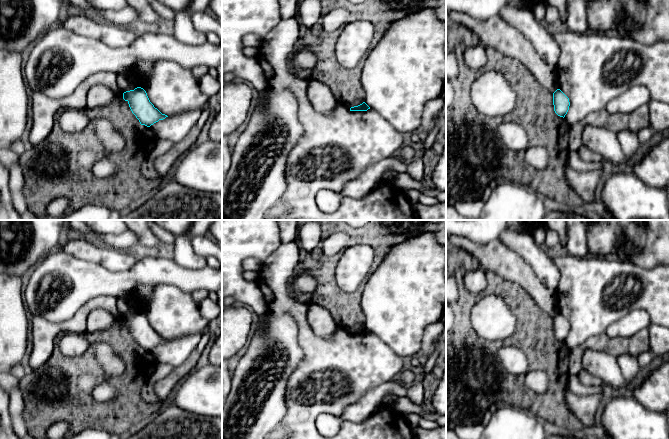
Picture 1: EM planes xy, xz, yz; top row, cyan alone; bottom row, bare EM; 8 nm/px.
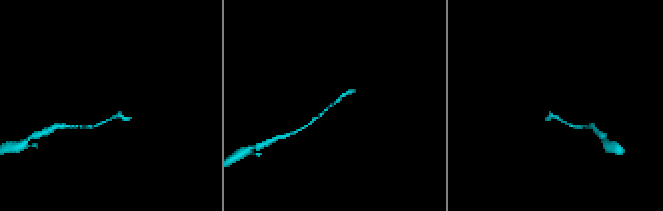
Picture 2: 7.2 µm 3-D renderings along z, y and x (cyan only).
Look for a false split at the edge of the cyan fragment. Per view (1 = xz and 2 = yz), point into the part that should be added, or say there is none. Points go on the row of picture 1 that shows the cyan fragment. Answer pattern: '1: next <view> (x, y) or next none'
1: next none
2: next none

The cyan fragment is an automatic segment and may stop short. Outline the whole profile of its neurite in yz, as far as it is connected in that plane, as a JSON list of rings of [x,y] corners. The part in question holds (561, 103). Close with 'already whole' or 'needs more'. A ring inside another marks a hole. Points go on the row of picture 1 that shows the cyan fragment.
[[[557,89],[553,93],[553,105],[555,113],[564,118],[569,110],[569,98],[560,89]]]; already whole

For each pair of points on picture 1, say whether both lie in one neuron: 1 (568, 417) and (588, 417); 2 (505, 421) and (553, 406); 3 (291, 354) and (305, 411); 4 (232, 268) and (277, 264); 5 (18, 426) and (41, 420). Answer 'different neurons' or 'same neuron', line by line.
1: different neurons
2: different neurons
3: different neurons
4: different neurons
5: different neurons

